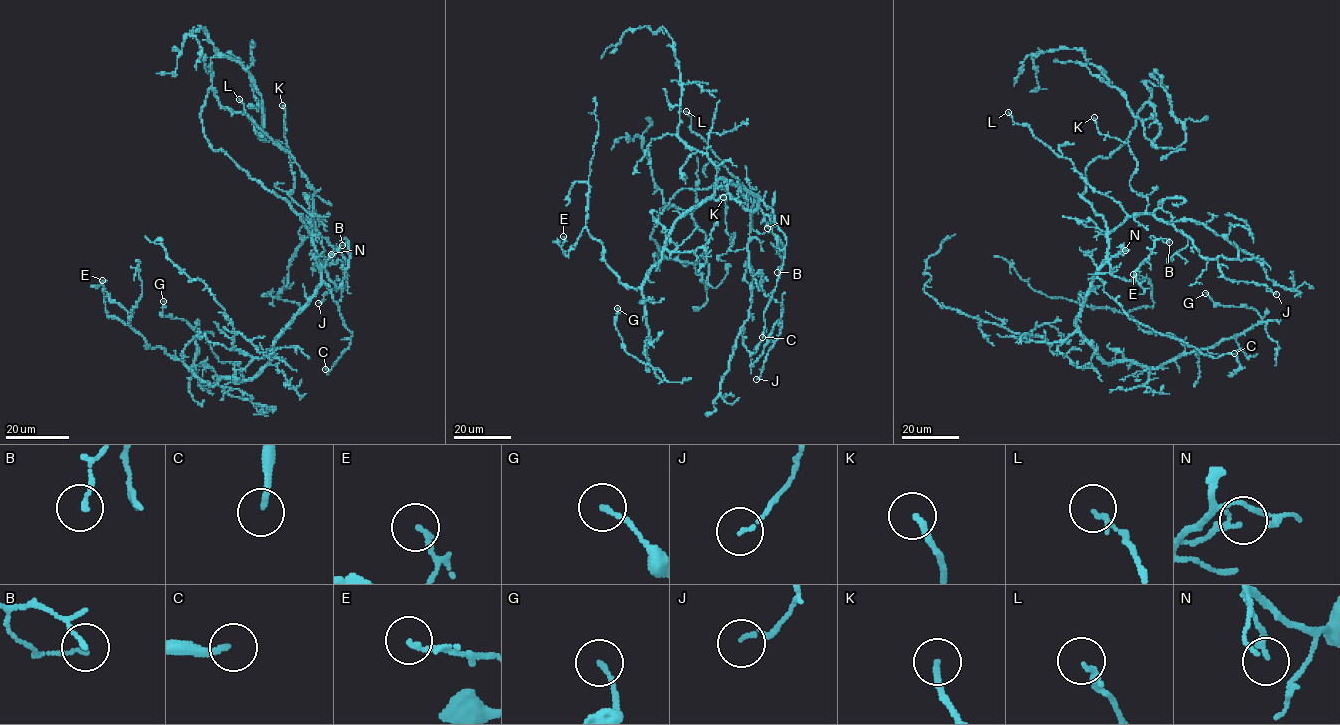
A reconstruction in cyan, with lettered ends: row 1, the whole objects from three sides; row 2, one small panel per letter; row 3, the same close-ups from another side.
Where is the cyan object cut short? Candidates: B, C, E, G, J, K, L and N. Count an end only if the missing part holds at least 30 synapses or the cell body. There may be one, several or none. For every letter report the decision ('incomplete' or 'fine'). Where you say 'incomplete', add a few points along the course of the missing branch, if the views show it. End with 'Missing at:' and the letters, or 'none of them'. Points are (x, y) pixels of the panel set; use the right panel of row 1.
B: fine
C: incomplete; missing branch runs (1234, 353), (1261, 354), (1270, 351), (1296, 355), (1321, 350), (1331, 343)
E: fine
G: fine
J: fine
K: fine
L: fine
N: fine
Missing at: C

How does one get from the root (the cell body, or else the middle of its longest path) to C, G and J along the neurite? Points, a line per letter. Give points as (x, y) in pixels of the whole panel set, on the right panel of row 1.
C: (1106, 229), (1108, 255), (1096, 275), (1103, 283), (1103, 291), (1130, 318), (1182, 340), (1214, 358), (1234, 353)
G: (1106, 229), (1108, 255), (1076, 321), (1105, 362), (1160, 368), (1261, 320), (1253, 308), (1217, 304), (1205, 293)
J: (1106, 229), (1154, 214), (1189, 237), (1202, 256), (1215, 259), (1224, 277), (1264, 284), (1276, 294)

